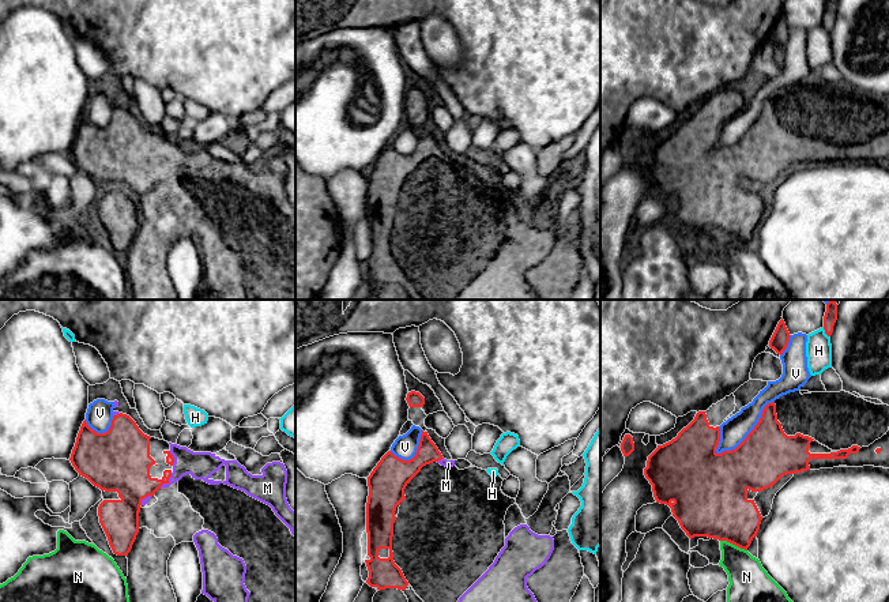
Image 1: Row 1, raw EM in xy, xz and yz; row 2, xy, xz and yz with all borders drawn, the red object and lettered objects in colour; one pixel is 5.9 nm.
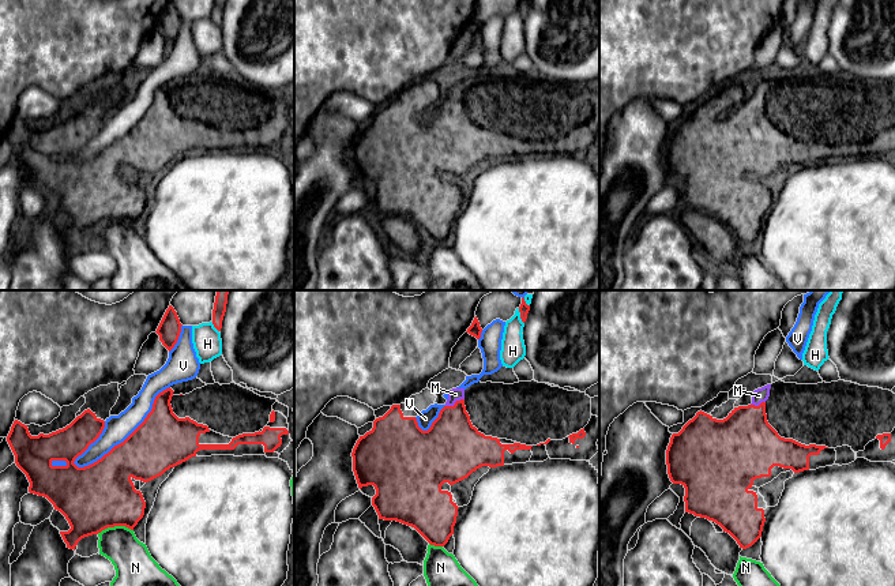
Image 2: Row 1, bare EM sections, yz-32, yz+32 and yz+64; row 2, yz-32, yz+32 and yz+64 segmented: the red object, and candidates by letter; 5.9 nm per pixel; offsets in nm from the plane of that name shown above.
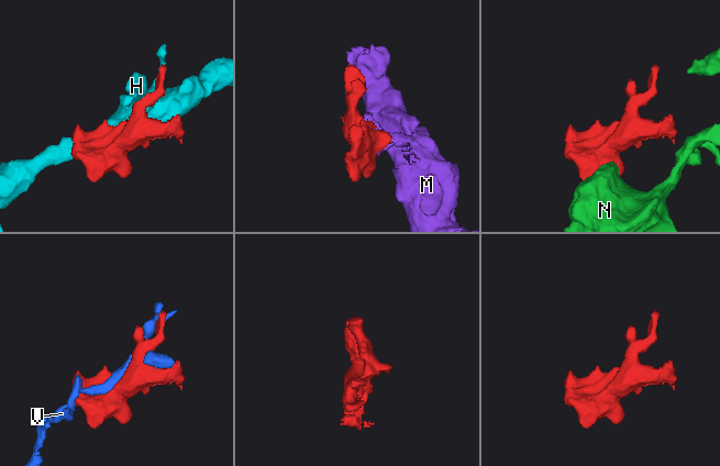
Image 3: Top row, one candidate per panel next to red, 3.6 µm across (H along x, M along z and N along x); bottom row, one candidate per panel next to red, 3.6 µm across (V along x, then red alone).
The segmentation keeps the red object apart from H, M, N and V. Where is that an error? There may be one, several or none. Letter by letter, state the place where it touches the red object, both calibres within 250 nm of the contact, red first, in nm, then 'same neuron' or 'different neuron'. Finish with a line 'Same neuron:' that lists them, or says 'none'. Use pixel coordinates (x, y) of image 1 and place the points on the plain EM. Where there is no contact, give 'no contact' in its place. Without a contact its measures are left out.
H: yz (825, 27) | 80/160 nm | different neuron
M: xy (168, 176) | 280/160 nm | same neuron
N: yz (734, 239) | 380/240 nm | different neuron
V: yz (749, 128) | 320/160 nm | different neuron
Same neuron: M

